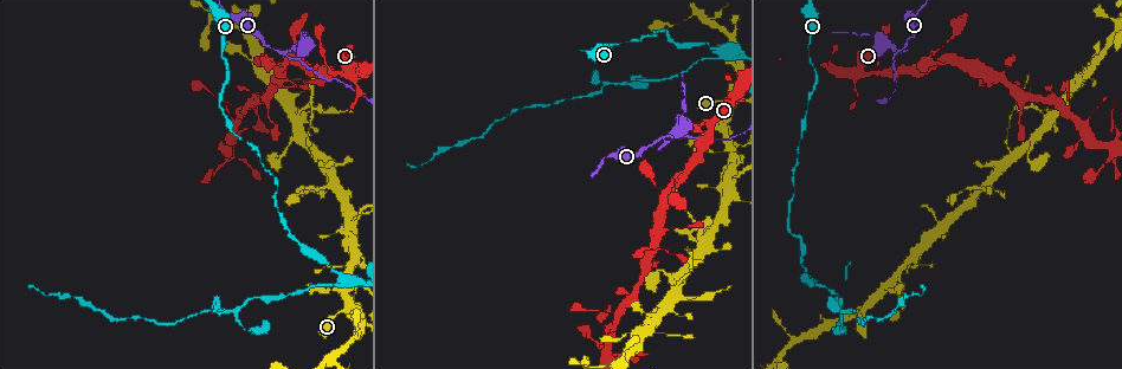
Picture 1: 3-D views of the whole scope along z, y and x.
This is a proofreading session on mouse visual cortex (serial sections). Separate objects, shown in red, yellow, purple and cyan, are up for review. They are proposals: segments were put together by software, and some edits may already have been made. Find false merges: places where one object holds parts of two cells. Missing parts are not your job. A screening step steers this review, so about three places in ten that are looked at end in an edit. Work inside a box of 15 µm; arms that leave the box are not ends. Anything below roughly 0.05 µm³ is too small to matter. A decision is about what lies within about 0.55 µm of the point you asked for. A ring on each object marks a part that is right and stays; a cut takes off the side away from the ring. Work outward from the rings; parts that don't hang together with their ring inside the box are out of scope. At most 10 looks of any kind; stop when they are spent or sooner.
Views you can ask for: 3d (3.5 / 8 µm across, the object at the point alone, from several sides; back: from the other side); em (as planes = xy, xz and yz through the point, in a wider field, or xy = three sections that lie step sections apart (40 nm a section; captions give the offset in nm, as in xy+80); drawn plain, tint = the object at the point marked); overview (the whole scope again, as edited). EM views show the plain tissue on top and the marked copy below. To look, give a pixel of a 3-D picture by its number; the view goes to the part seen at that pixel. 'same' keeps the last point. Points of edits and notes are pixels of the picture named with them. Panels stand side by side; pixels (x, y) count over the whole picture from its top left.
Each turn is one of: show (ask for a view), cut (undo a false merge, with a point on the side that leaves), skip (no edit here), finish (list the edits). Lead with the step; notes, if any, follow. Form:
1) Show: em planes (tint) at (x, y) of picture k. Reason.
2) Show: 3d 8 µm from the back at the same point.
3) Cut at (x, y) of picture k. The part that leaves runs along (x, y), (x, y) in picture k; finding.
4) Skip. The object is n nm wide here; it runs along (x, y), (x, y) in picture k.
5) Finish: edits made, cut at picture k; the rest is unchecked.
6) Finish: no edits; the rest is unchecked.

Show: 3d 8 µm at (347, 309) of picture 1. Arms run side by side.

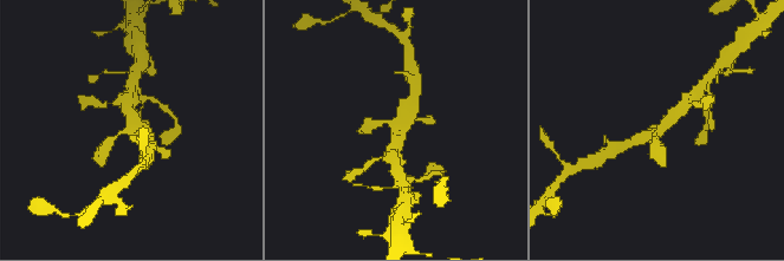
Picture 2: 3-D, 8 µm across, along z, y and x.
Show: em xy step 1 (tint) at (661, 128) of picture 2. 4 arms meet here; the arms are 150, 200, 400, 400 nm wide; need the tissue.

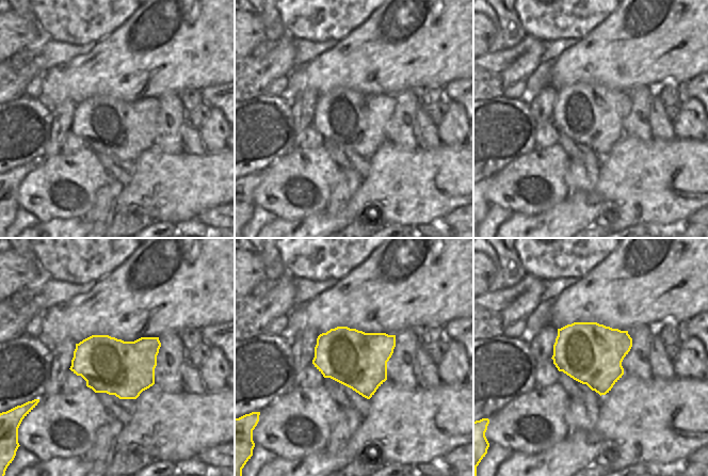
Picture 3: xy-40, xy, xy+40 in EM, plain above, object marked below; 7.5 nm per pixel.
Skip. It runs along (658, 147), (654, 131), (686, 103) in picture 2; continuous, no second cell.

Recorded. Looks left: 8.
Show: 3d 3.5 µm at (311, 192) of picture 1. Thin neck.

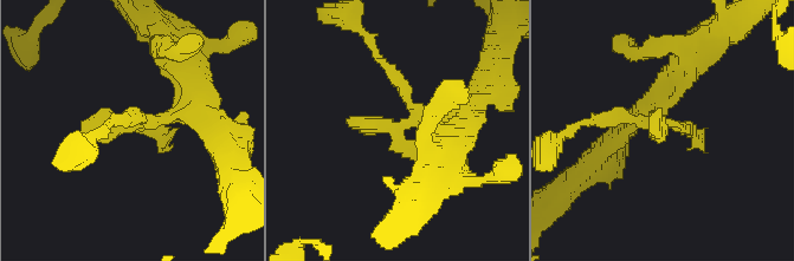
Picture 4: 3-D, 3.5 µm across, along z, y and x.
Show: em xy step 3 (tint) at (663, 124) of picture 4.

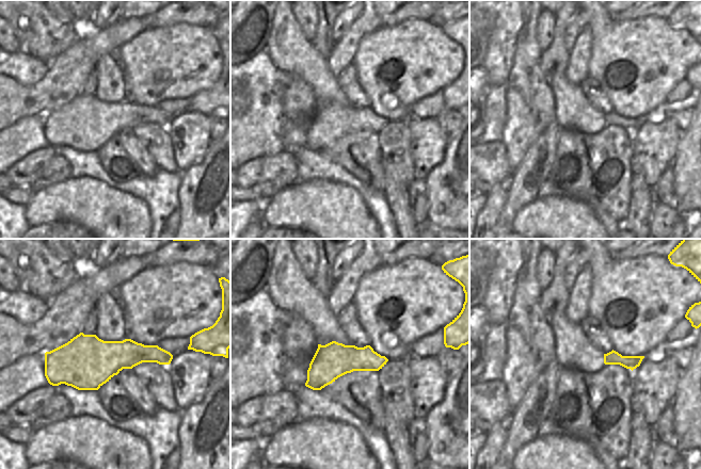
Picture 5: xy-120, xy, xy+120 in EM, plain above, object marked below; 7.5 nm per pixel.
Skip. It runs along (210, 115), (173, 115), (82, 136) in picture 4; continuous, no second cell.

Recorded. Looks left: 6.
Show: 3d 3.5 µm at (221, 55) of picture 1. Narrows sharply.

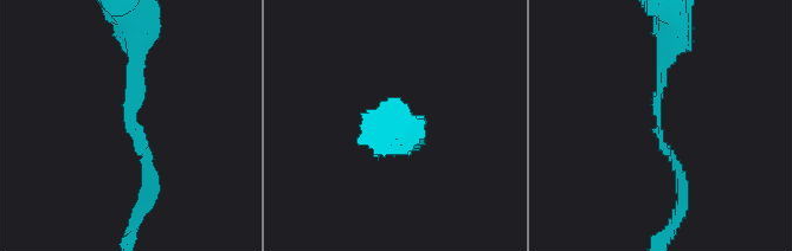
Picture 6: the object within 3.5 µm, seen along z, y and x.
Show: em xy step 2 (tint) at (126, 125) of picture 6. The arms are 150, 200 nm wide; now the EM.

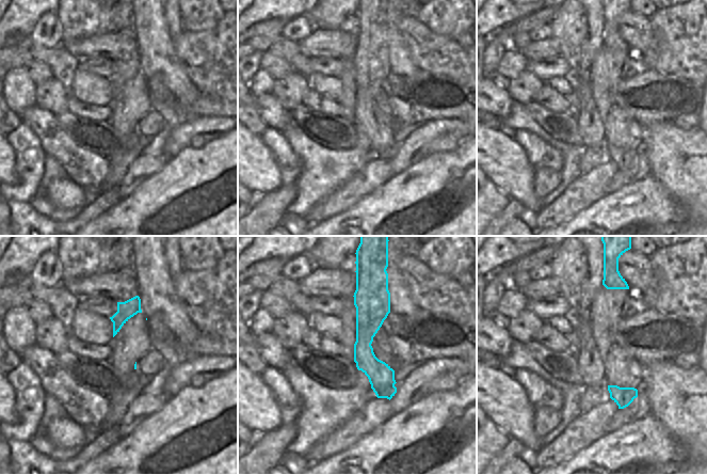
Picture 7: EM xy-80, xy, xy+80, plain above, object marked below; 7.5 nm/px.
Skip. The object is 200 nm wide here; it runs along (366, 285), (365, 359), (389, 395) in picture 7; one cell here.

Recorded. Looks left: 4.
Show: 3d 3.5 µm at (808, 280) of picture 1. Three arms meet.

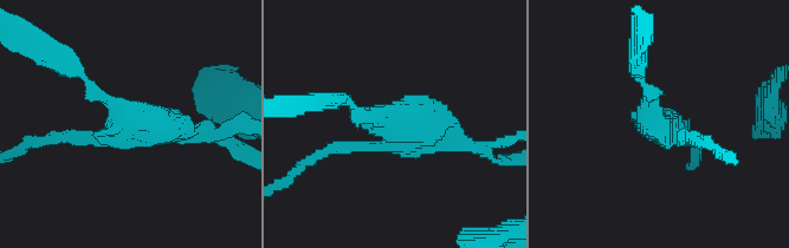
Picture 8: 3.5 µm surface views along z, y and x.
Show: em xy step 3 (tint) at (393, 121) of picture 8. 3 arms meet here; the arms are 150, 150, 300 nm wide; need the tissue.

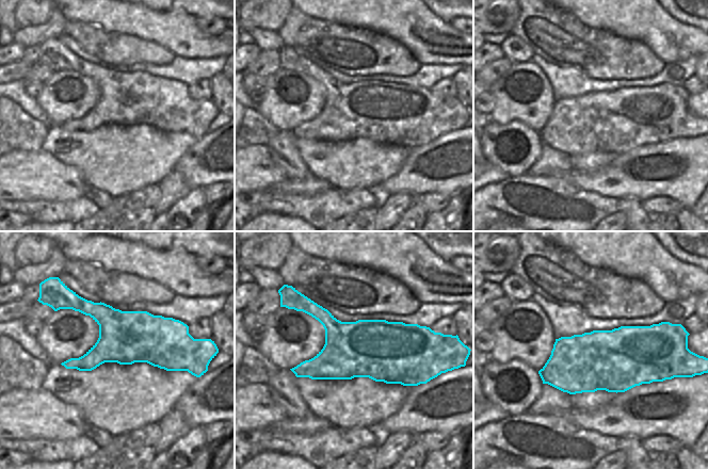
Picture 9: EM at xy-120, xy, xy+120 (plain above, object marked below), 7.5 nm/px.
Cut at (343, 147) of picture 8. The part that leaves runs along (388, 144), (329, 148), (293, 175) in picture 8; a second cell is stuck on.

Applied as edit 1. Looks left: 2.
Finish: edits made, cut at picture 8; the rest is unchecked.

